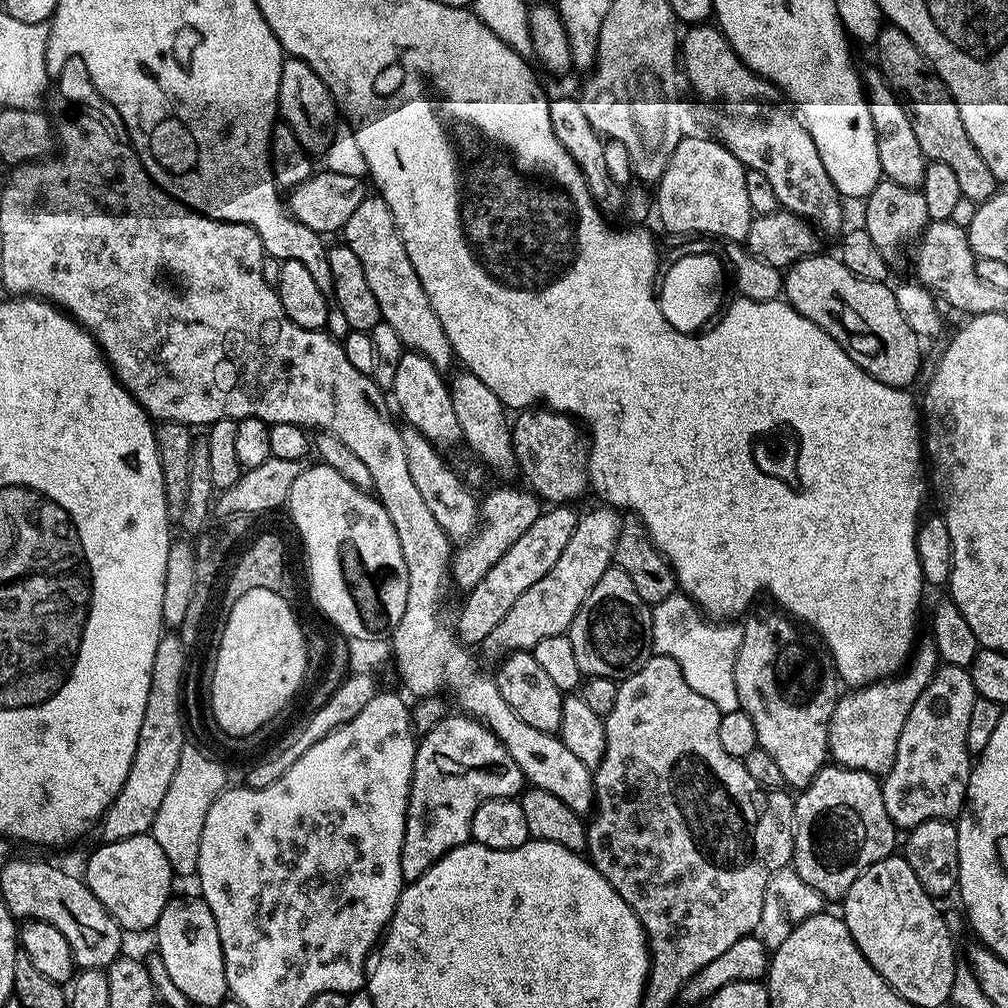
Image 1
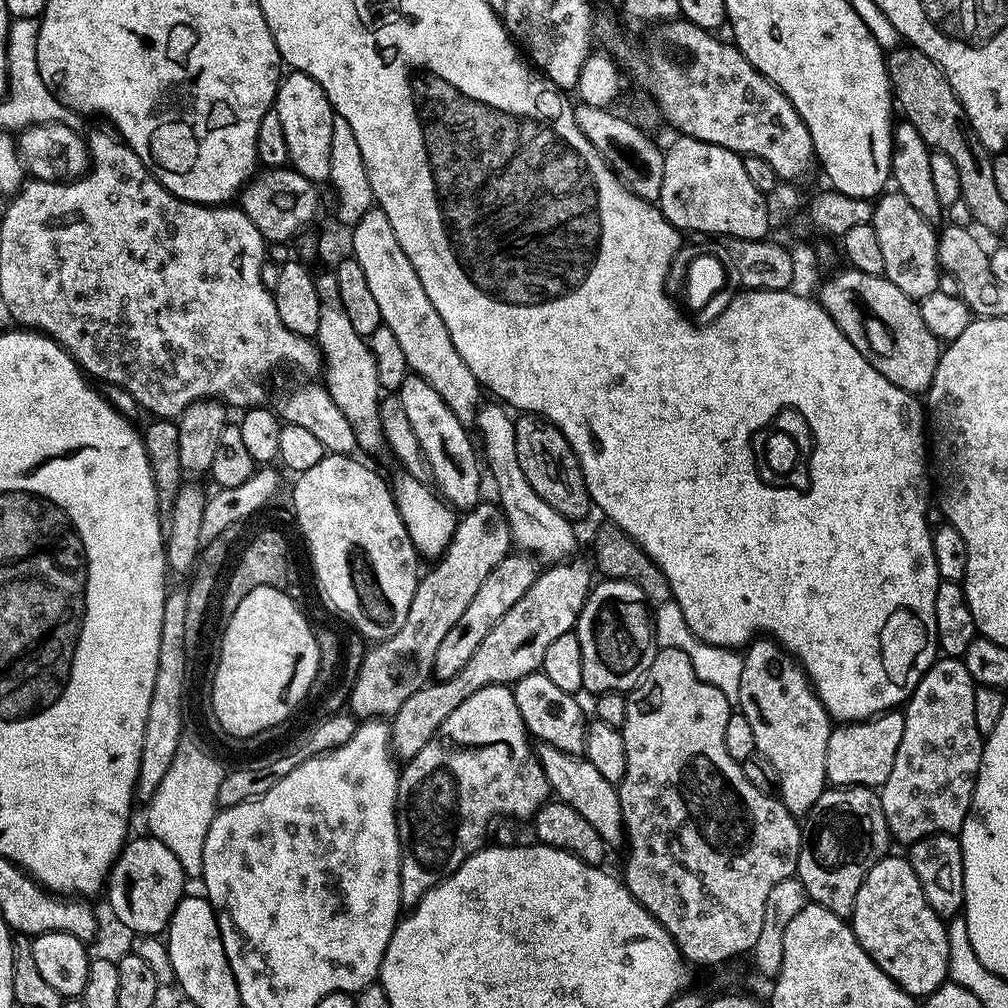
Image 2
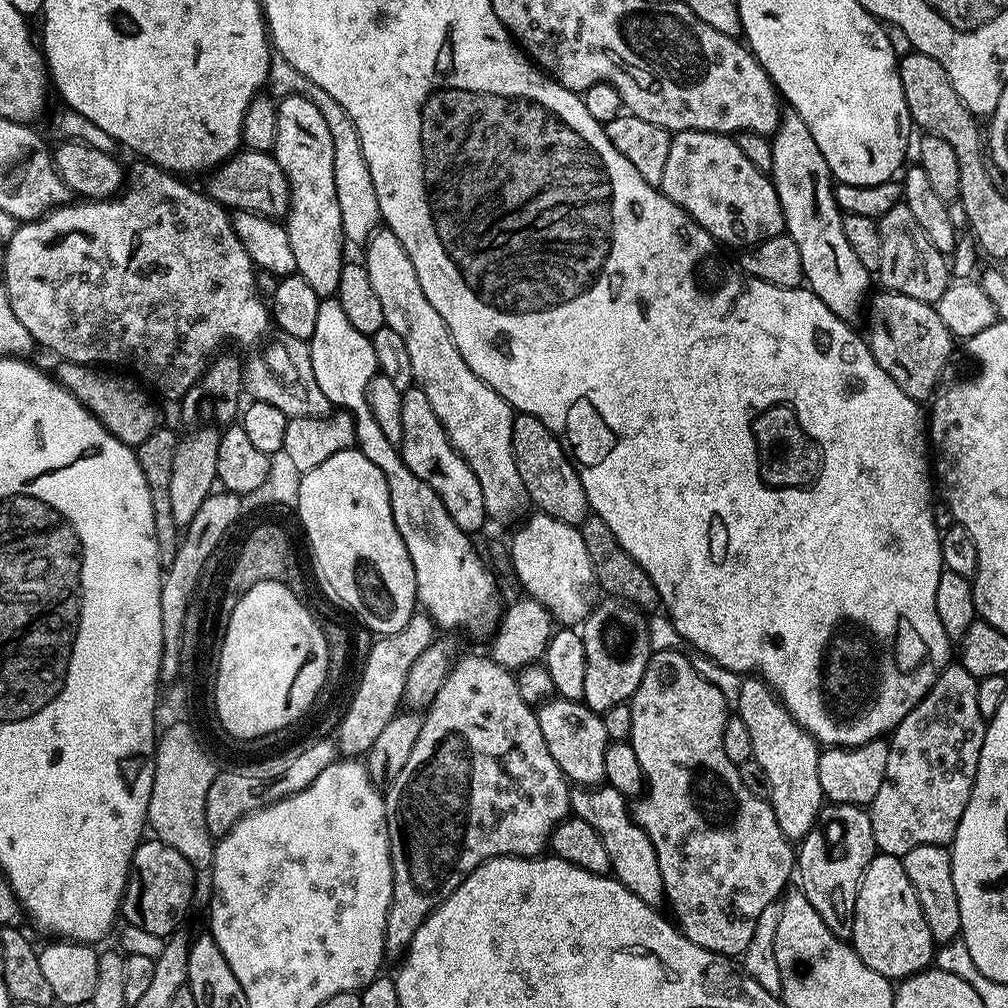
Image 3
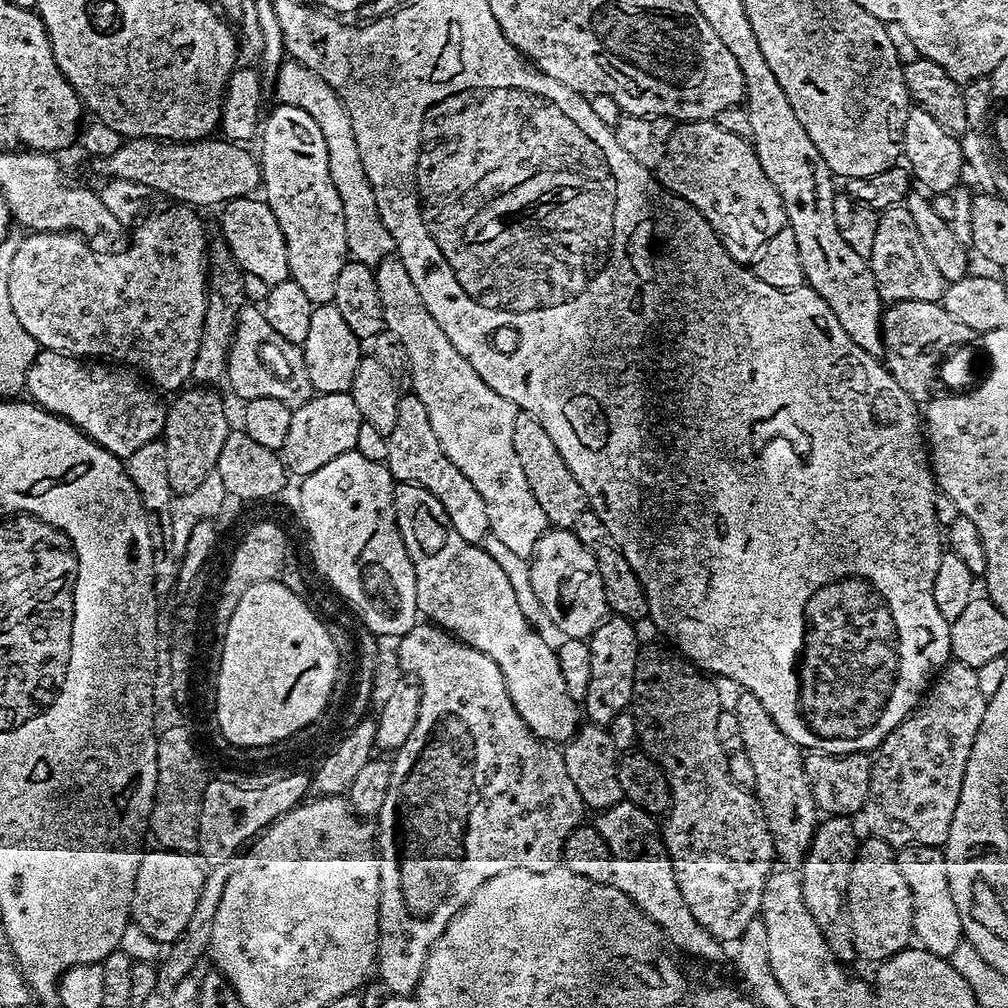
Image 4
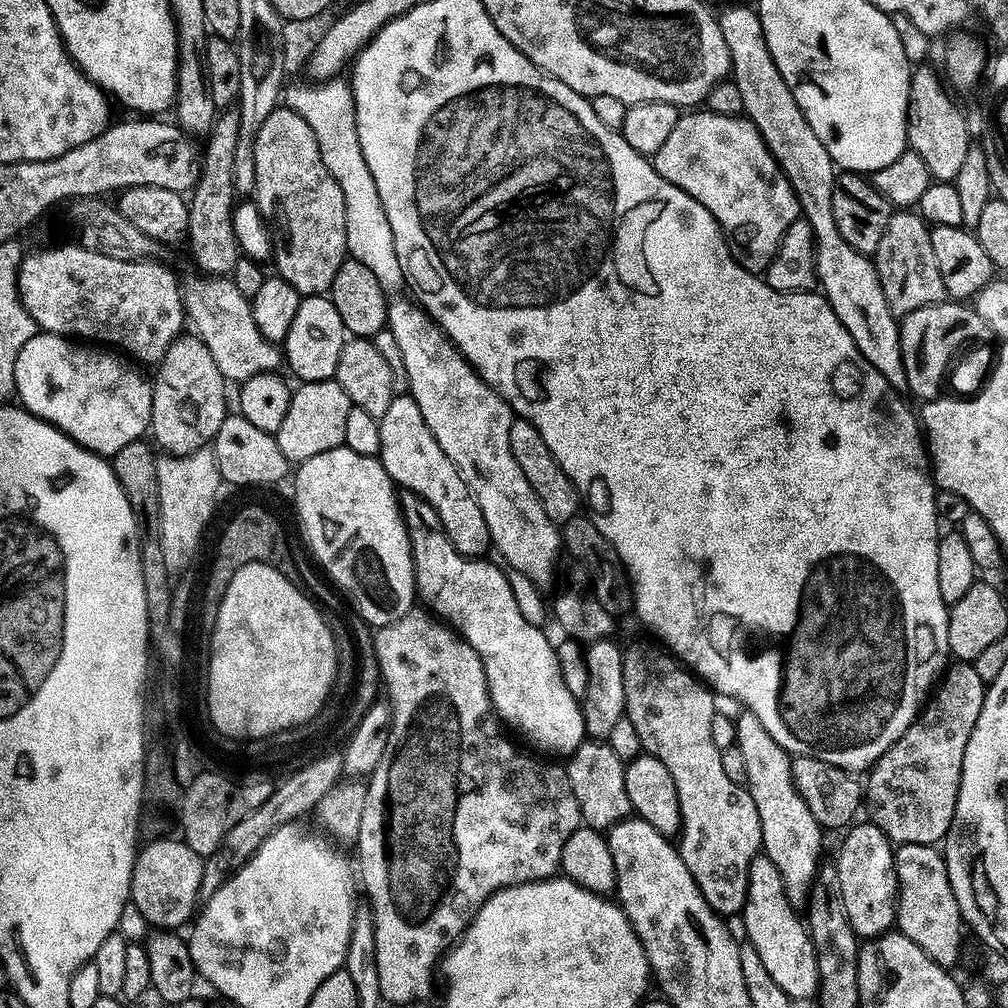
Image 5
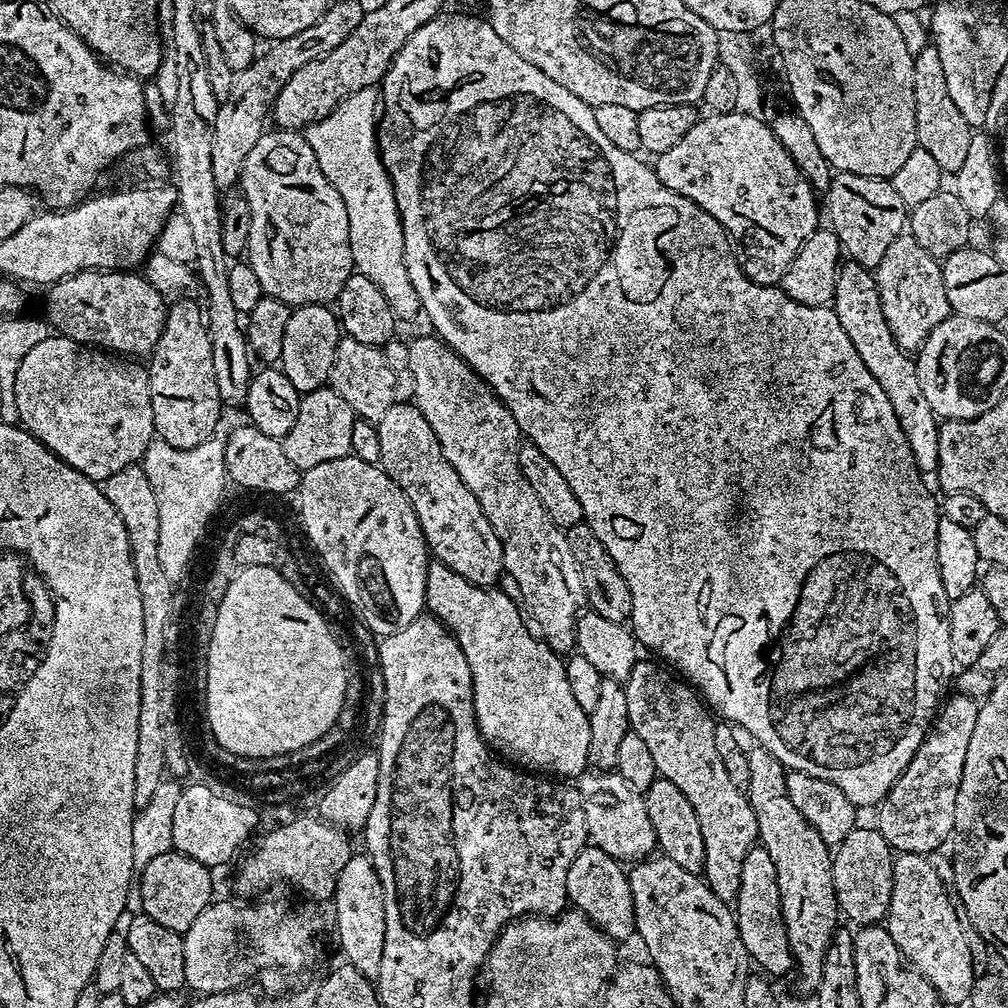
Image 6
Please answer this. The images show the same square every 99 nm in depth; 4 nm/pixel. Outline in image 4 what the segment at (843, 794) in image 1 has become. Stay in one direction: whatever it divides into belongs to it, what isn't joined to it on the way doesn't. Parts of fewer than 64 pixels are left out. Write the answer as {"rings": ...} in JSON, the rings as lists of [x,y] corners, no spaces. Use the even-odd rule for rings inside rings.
{"rings":[[[829,816],[819,821],[816,835],[812,837],[812,846],[802,862],[804,872],[800,876],[806,910],[810,910],[814,922],[818,922],[818,930],[822,930],[826,946],[830,946],[833,955],[845,966],[851,965],[851,960],[857,959],[848,917],[848,883],[858,851],[858,839],[856,840],[852,823],[851,819],[841,816]]]}

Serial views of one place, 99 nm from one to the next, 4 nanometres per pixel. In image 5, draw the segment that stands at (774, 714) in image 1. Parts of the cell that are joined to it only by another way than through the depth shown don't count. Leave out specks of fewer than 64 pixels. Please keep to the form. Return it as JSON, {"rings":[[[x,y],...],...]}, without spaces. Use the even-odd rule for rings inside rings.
{"rings":[[[741,711],[736,717],[736,747],[742,750],[746,762],[747,790],[750,798],[754,798],[754,806],[758,806],[758,822],[762,822],[763,855],[778,866],[778,874],[782,874],[782,882],[786,890],[786,898],[790,898],[793,908],[800,910],[807,905],[812,886],[822,867],[820,860],[820,824],[810,814],[810,806],[802,802],[792,777],[793,757],[770,738],[769,732],[754,718],[750,711]]]}

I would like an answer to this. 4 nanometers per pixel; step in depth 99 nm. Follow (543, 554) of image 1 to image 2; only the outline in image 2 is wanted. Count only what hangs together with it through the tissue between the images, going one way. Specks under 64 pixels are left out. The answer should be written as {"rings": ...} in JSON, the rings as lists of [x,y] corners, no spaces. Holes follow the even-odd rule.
{"rings":[[[509,554],[498,562],[498,566],[487,575],[485,582],[478,589],[478,594],[470,601],[470,606],[463,611],[458,622],[454,623],[446,633],[446,638],[439,643],[437,650],[434,676],[436,680],[449,680],[458,674],[470,662],[470,657],[474,655],[474,650],[478,650],[478,645],[482,643],[482,638],[498,626],[502,614],[530,590],[530,586],[538,575],[538,564],[531,555],[528,554]]]}

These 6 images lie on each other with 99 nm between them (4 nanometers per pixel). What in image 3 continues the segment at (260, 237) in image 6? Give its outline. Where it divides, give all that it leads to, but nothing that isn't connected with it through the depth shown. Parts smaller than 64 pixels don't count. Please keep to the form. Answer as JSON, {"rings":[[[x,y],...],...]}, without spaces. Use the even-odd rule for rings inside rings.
{"rings":[[[290,95],[277,103],[278,128],[274,155],[282,174],[288,179],[288,215],[286,227],[290,248],[294,250],[296,272],[321,298],[335,297],[338,278],[346,263],[346,241],[342,230],[342,210],[338,210],[338,190],[334,190],[334,142],[330,138],[330,126],[318,107],[306,95]]]}

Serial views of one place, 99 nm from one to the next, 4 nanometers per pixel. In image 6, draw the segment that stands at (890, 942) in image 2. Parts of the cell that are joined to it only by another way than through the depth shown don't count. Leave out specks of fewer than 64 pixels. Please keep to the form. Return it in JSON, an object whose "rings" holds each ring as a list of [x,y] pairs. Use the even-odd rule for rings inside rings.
{"rings":[[[857,826],[841,844],[835,845],[832,857],[832,881],[836,906],[853,920],[853,925],[878,924],[887,917],[892,893],[894,850],[875,826]]]}

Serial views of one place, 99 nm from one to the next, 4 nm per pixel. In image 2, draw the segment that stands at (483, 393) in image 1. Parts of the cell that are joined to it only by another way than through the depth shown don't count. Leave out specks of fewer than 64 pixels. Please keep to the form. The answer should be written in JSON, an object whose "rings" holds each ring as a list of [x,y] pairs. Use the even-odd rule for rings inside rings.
{"rings":[[[500,402],[481,403],[476,411],[474,427],[480,431],[478,448],[482,453],[486,472],[492,475],[496,483],[496,496],[500,508],[503,509],[509,524],[511,543],[521,553],[531,554],[537,561],[551,566],[559,564],[571,557],[576,548],[576,532],[573,521],[567,520],[554,506],[542,502],[538,494],[534,494],[534,486],[526,482],[526,474],[522,474],[522,466],[518,463],[518,442],[514,438],[516,421],[513,413]]]}

